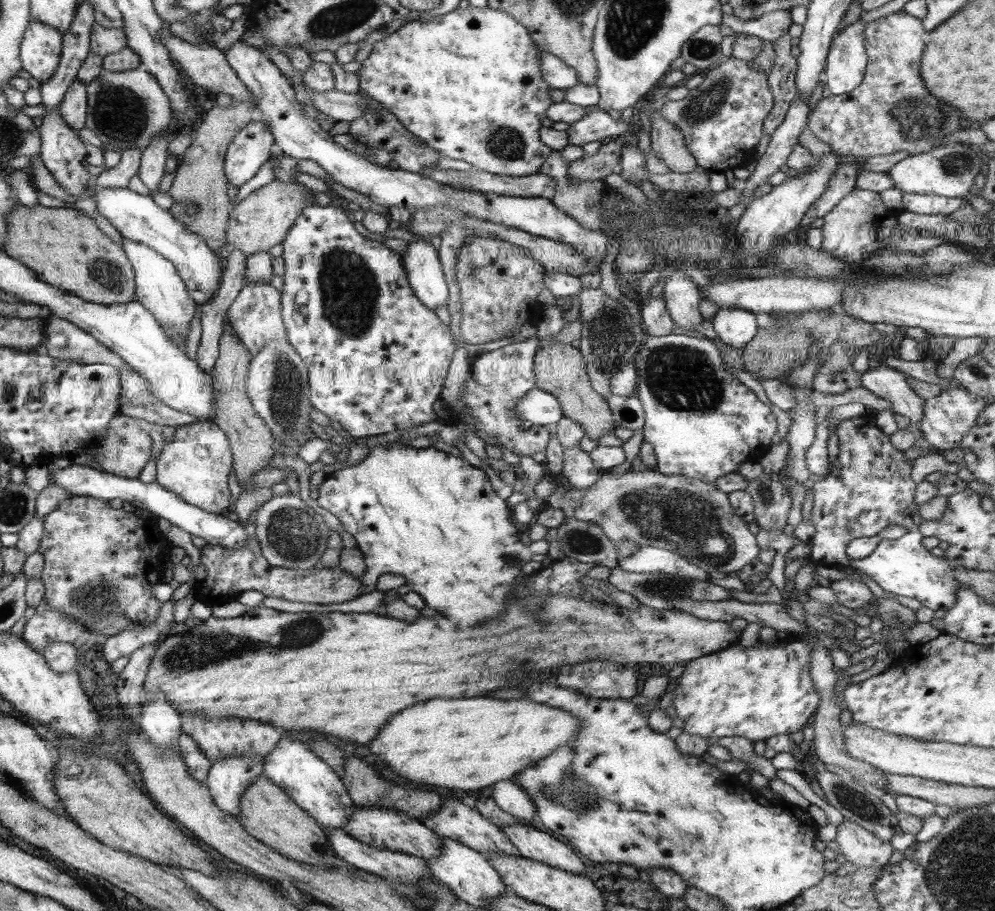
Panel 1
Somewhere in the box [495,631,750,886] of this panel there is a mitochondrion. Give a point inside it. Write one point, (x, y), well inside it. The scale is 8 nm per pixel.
(564, 792)

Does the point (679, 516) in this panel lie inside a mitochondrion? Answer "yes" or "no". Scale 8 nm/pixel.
yes

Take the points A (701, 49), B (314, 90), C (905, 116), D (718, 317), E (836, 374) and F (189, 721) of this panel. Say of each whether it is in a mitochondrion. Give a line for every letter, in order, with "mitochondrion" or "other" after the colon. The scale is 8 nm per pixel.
A: mitochondrion
B: other
C: mitochondrion
D: other
E: mitochondrion
F: other

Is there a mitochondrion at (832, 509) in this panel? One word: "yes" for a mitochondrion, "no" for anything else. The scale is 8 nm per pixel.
no

